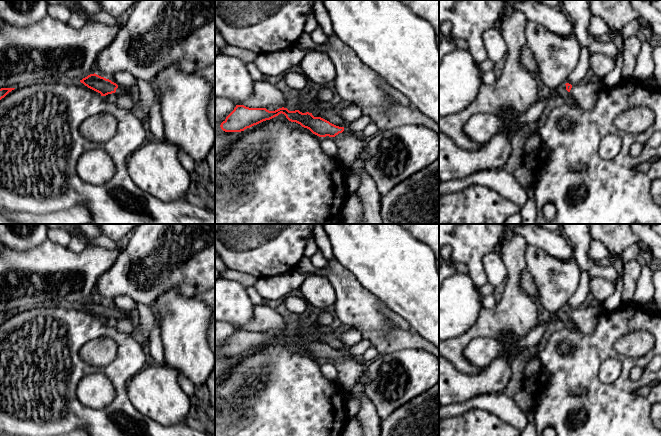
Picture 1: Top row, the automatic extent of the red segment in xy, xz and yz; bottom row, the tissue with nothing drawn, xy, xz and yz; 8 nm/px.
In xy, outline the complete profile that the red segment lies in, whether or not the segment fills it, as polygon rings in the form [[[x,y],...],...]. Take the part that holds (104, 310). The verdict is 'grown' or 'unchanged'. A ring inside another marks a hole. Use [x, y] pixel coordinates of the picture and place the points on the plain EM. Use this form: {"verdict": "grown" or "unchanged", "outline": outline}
{"verdict": "grown", "outline": [[[95,297],[88,299],[87,301],[80,304],[80,306],[88,312],[100,317],[101,320],[115,317],[116,319],[127,318],[132,321],[136,317],[136,314],[134,313],[120,311],[111,304],[101,301]]]}

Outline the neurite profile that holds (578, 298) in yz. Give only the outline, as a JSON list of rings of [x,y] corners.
[[[581,270],[581,279],[579,282],[579,286],[575,291],[575,293],[567,302],[566,307],[575,309],[583,305],[588,293],[590,292],[589,281],[590,281],[590,278],[588,276],[588,273],[584,270]]]

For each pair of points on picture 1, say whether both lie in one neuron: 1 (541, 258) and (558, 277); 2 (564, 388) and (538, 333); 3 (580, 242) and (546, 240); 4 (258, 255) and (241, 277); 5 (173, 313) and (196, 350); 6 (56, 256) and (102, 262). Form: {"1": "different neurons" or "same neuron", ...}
{"1": "same neuron", "2": "different neurons", "3": "different neurons", "4": "different neurons", "5": "same neuron", "6": "same neuron"}

